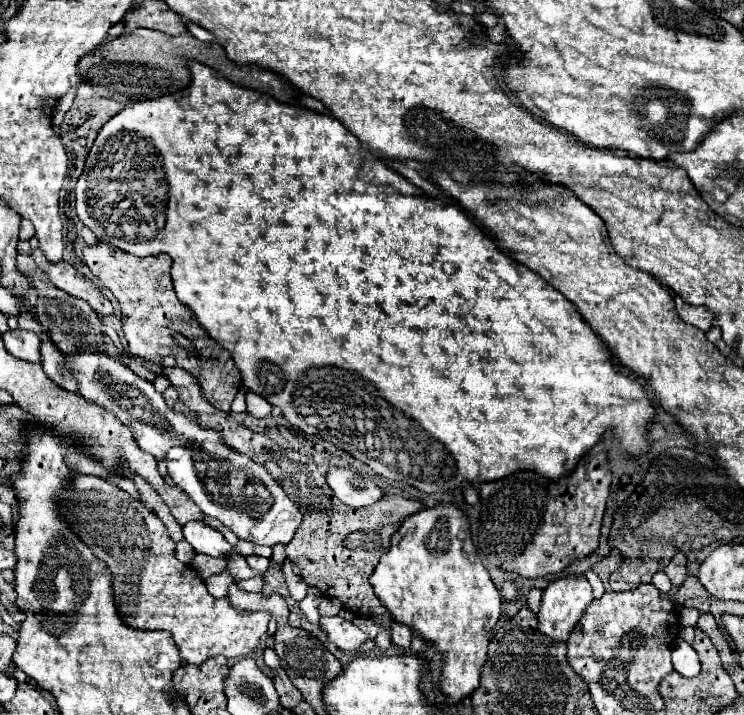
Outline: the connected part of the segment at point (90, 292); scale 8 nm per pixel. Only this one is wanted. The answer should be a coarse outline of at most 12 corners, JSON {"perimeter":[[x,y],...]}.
{"perimeter":[[37,248],[35,264],[63,292],[87,300],[97,314],[113,314],[103,292],[67,262],[49,262]]}

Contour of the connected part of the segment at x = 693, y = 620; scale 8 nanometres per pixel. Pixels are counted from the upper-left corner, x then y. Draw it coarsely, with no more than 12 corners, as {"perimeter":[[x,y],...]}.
{"perimeter":[[684,608],[680,623],[695,627],[699,616],[696,609]]}

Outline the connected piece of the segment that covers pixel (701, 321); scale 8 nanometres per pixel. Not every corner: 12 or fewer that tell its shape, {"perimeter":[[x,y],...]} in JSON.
{"perimeter":[[675,298],[685,322],[705,330],[713,326],[707,308],[683,304]]}

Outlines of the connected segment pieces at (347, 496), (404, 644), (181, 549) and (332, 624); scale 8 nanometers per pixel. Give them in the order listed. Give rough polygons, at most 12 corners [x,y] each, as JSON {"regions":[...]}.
{"regions":[[[333,466],[327,484],[347,506],[377,502],[383,492],[351,468]],[[391,622],[391,640],[409,648],[411,628]],[[187,540],[177,542],[177,558],[191,564],[195,558],[193,546]],[[341,616],[321,618],[329,640],[353,652],[371,636]]]}

